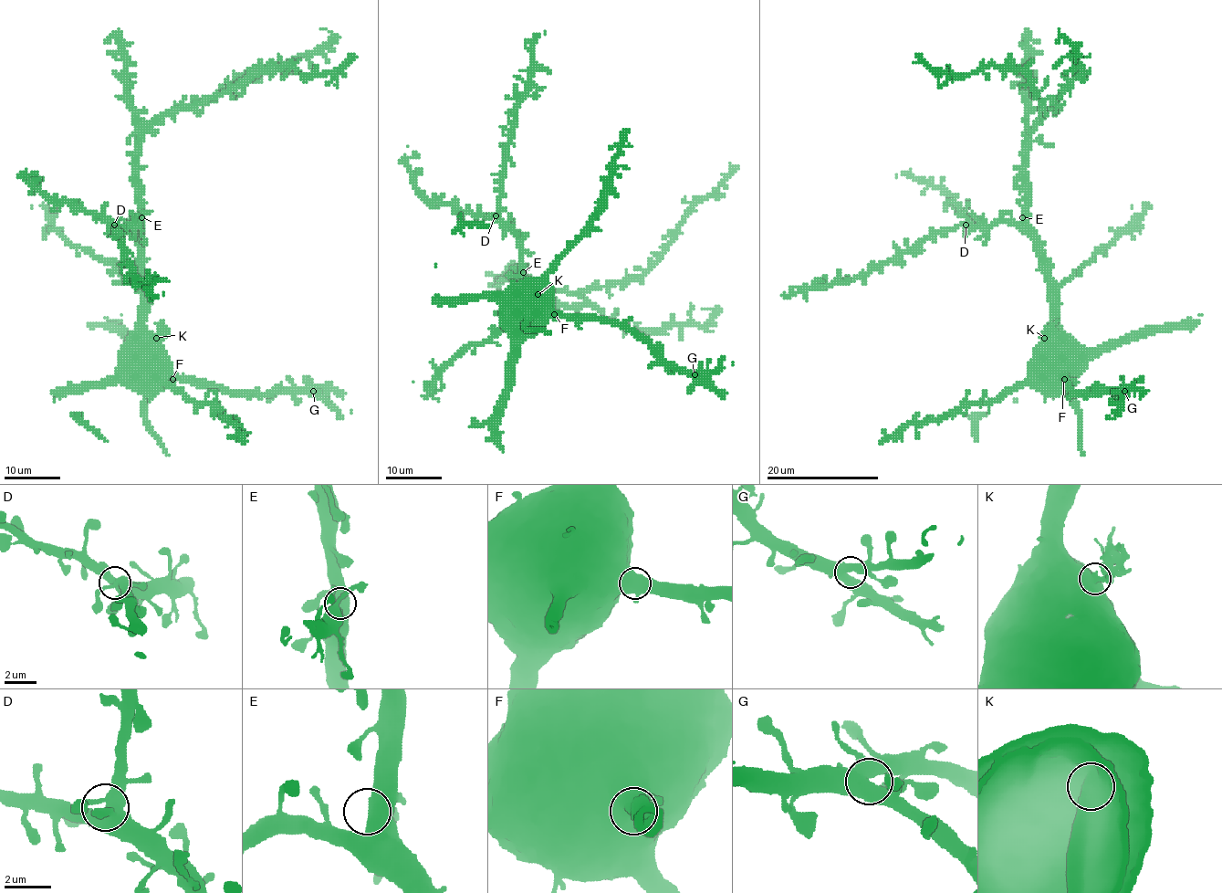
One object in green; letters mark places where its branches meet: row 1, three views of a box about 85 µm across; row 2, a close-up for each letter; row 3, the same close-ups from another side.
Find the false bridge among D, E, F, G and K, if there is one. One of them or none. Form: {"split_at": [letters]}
{"split_at": ["K"]}

